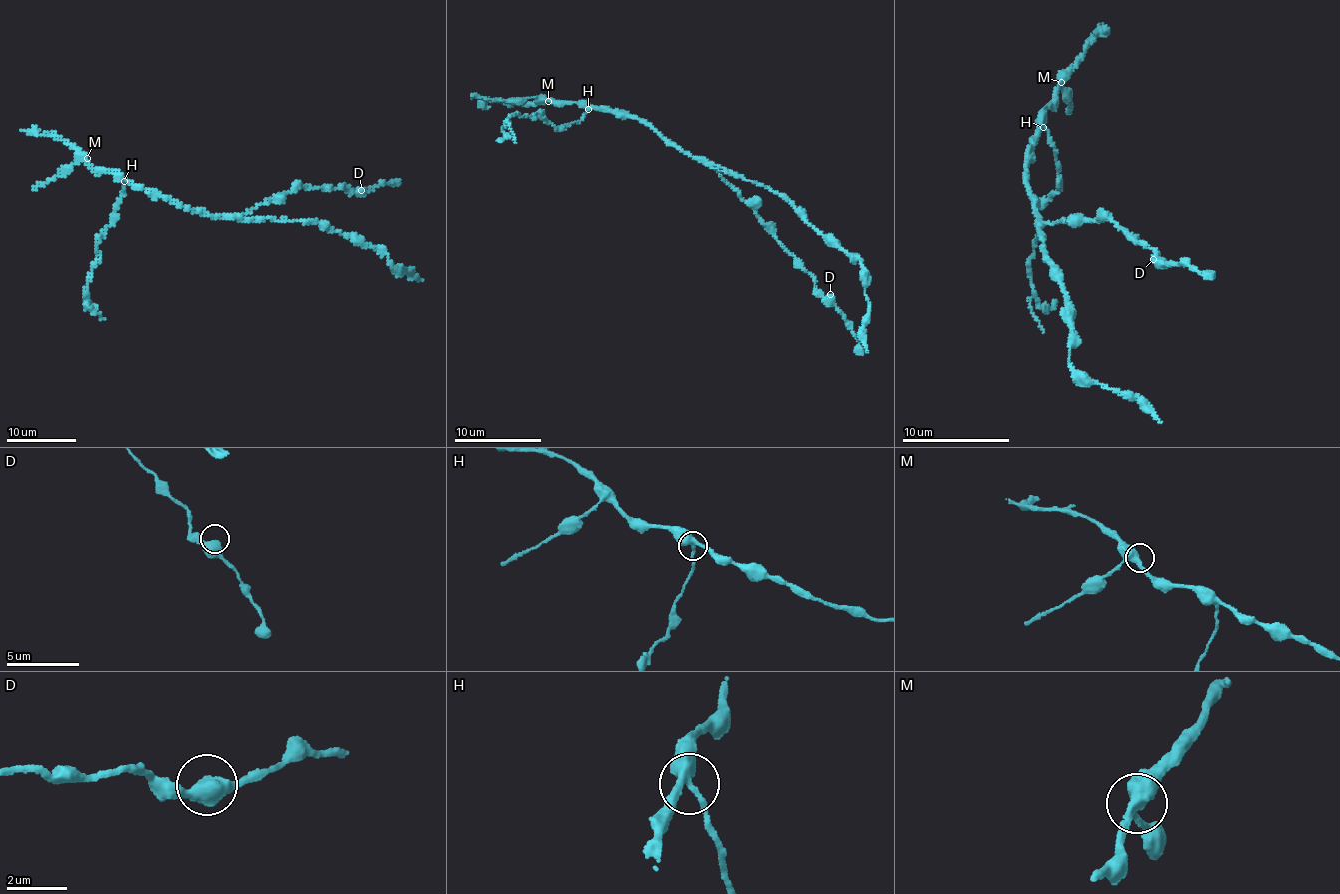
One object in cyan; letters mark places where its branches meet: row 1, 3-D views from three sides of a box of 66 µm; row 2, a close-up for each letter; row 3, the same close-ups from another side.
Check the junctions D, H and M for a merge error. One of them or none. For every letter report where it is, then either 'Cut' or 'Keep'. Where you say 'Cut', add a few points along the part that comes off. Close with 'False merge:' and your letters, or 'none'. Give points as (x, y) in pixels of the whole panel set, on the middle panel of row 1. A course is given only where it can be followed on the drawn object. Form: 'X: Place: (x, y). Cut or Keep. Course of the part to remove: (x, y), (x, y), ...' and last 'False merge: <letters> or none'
D: Place: (830, 294). Keep
H: Place: (588, 109). Cut. Course of the part to remove: (587, 108), (578, 120), (558, 129), (537, 112), (533, 120), (517, 114), (506, 123), (516, 143)
M: Place: (548, 101). Keep
False merge: H

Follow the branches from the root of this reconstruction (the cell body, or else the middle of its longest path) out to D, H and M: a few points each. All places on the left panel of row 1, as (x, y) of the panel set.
D: (217, 217), (239, 217), (294, 188), (343, 186), (361, 190)
H: (217, 217), (201, 214), (163, 197), (151, 196), (144, 189), (124, 181)
M: (217, 217), (201, 214), (163, 197), (151, 196), (111, 172), (98, 171), (87, 158)

